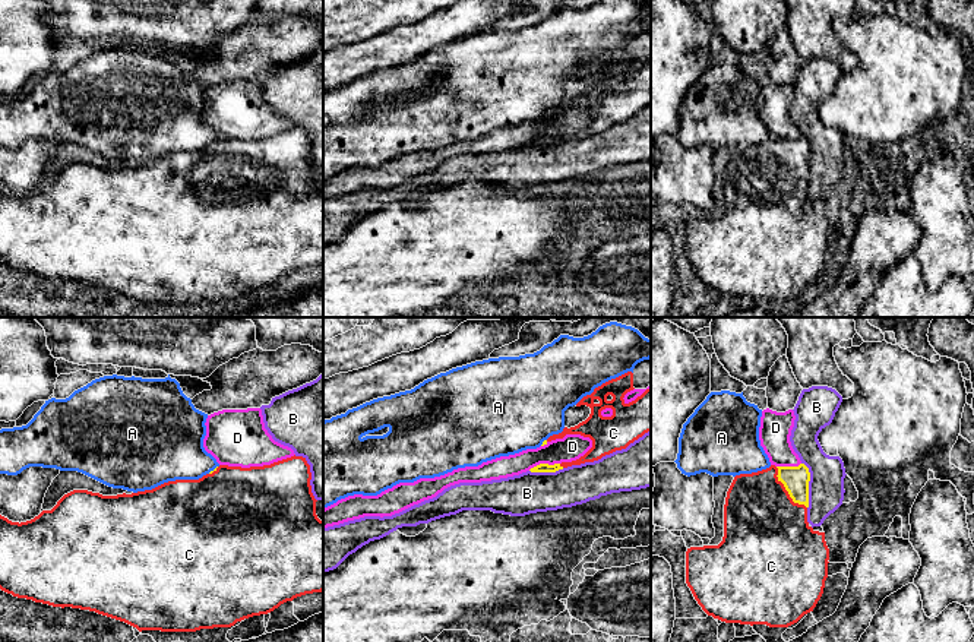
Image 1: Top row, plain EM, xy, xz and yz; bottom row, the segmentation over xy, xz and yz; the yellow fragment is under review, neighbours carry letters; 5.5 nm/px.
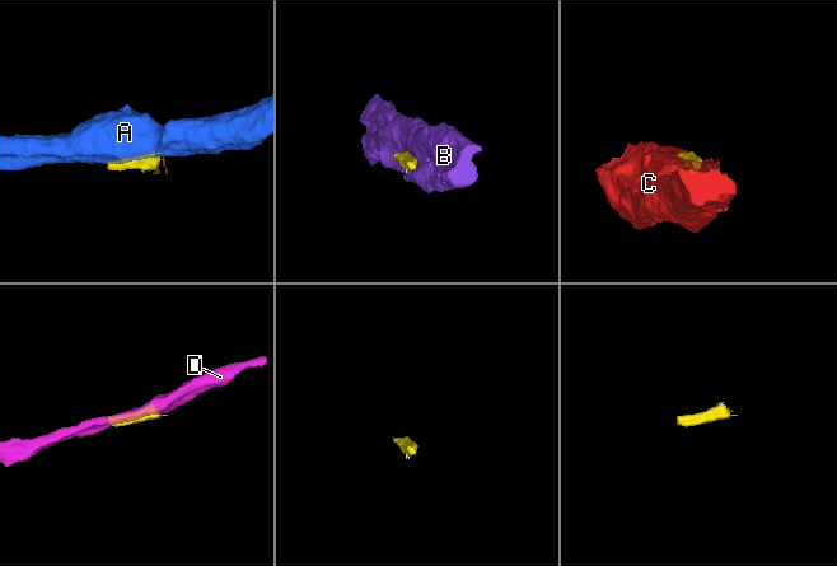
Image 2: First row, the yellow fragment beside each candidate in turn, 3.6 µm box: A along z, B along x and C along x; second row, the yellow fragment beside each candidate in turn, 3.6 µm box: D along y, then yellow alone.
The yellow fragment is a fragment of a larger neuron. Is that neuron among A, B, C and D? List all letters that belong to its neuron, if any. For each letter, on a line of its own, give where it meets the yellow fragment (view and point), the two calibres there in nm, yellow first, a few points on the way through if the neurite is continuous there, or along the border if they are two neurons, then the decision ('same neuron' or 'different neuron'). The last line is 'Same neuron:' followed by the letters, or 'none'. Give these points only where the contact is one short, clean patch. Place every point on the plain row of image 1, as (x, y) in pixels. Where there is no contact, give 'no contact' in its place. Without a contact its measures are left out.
A: contact xy (214, 142); calibres 20 and 320 nm; different neuron
B: contact yz (808, 158); calibres 140 and 190 nm; different neuron
C: contact yz (786, 161); calibres 140 and 440 nm; same neuron
D: contact xz (543, 136); calibres 50 and 140 nm; different neuron
Same neuron: C

